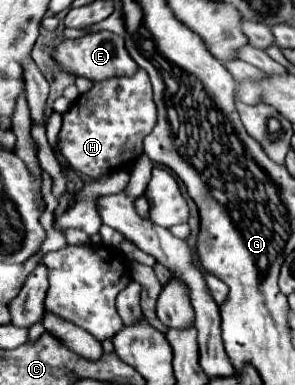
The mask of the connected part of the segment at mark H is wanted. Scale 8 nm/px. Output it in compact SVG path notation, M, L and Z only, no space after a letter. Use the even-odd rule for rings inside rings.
M137 69L135 75L125 79L107 79L105 83L93 83L93 87L79 95L79 99L63 113L63 127L59 131L59 147L61 153L69 159L69 163L79 169L81 173L99 179L101 175L109 175L113 171L129 169L143 155L143 139L153 131L157 121L157 109L153 103L153 89L149 83L149 75Z

